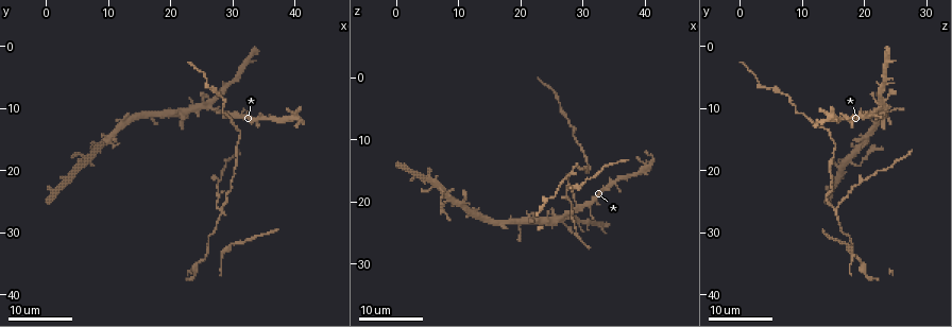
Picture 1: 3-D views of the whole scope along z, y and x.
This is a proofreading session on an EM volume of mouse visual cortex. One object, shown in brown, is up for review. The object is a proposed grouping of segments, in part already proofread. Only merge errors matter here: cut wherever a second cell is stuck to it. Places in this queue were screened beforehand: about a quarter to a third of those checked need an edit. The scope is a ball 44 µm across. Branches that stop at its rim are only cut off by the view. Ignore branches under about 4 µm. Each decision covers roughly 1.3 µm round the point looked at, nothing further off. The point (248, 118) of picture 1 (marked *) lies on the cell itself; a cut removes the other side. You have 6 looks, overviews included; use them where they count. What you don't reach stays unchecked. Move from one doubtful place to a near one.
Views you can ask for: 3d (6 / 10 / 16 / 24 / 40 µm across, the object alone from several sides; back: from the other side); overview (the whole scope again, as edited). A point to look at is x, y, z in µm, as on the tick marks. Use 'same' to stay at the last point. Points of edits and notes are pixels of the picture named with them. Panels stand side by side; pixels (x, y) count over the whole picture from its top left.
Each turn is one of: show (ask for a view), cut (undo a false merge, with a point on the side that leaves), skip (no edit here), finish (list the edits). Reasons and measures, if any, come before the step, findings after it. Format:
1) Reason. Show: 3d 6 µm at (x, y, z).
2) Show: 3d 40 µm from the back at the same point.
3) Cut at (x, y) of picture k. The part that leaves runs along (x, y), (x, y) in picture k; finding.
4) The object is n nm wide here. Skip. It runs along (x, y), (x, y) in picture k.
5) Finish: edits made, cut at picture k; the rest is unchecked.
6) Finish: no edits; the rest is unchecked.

A narrow waist. Show: 3d 24 µm at (26.5, 7.0, 5.0).

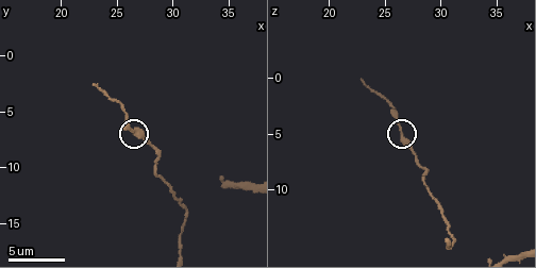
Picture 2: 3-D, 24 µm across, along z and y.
Zoom in. Show: 3d 10 µm at (26.4, 6.6, 4.6).

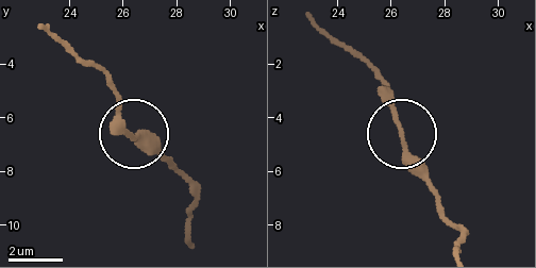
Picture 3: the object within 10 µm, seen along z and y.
Skip. Continuous, no second cell.

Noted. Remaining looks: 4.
Looks like a crossing. Show: 3d 16 µm at (28.0, 26.5, 15.0).

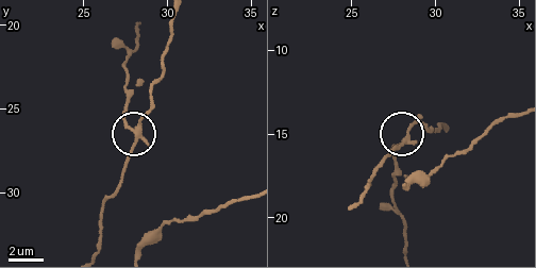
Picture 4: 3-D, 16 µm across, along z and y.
Show: 3d 10 µm at (28.1, 26.4, 15.5).

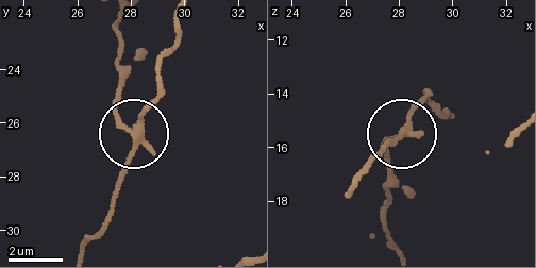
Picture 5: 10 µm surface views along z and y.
The side arm is 18 µm long. Cut at (116, 103) of picture 5. The part that leaves runs along (139, 137), (115, 105), (121, 78), (117, 20) in picture 5; a second cell is stuck on.

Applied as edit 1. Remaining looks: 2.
Finish: edits made, cut at picture 5; the rest is unchecked.

